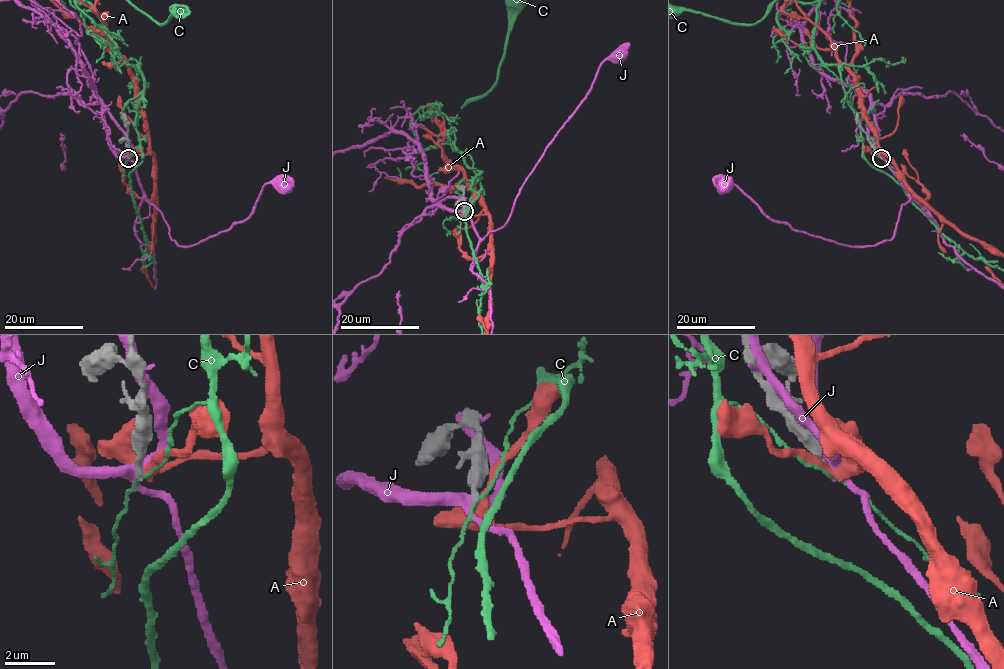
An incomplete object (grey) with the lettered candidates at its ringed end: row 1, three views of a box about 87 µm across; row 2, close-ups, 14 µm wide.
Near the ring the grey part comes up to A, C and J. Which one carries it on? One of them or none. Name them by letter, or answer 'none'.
none

